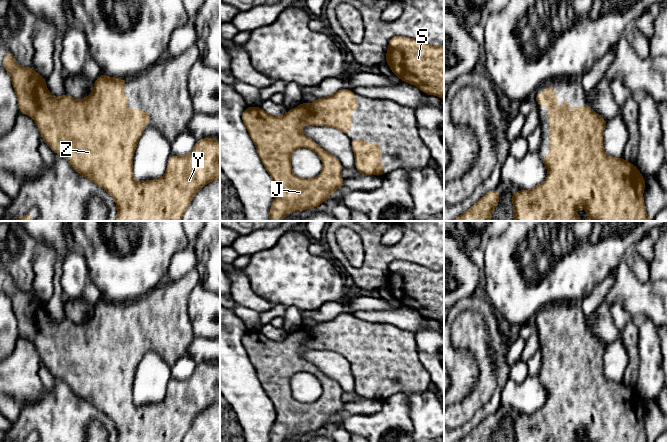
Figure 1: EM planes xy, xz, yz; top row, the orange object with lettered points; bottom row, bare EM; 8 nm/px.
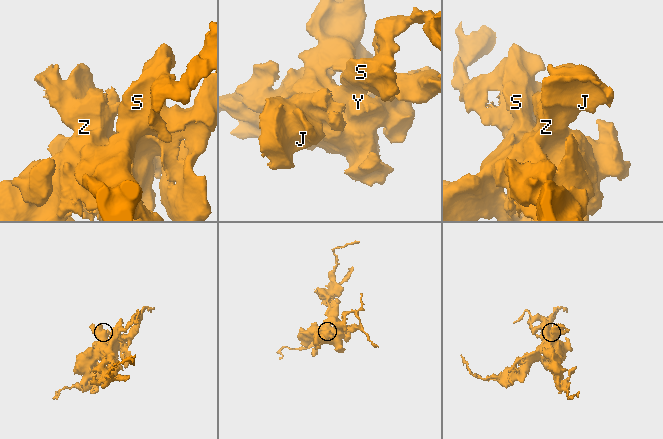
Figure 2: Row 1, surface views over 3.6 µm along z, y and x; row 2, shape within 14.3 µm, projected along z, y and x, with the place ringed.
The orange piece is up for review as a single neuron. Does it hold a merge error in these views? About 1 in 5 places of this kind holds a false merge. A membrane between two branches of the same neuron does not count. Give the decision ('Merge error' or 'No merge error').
No merge error

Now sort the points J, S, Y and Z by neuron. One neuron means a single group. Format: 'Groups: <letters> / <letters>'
Groups: J S Y Z

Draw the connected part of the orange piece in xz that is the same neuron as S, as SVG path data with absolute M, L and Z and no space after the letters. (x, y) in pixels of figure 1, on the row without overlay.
M395 260L389 265L385 284L403 306L444 323L444 268L433 271L410 261Z

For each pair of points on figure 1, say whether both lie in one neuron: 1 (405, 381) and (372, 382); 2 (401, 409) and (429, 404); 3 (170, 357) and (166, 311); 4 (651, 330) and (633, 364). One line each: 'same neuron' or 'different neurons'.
1: same neuron
2: different neurons
3: same neuron
4: different neurons

